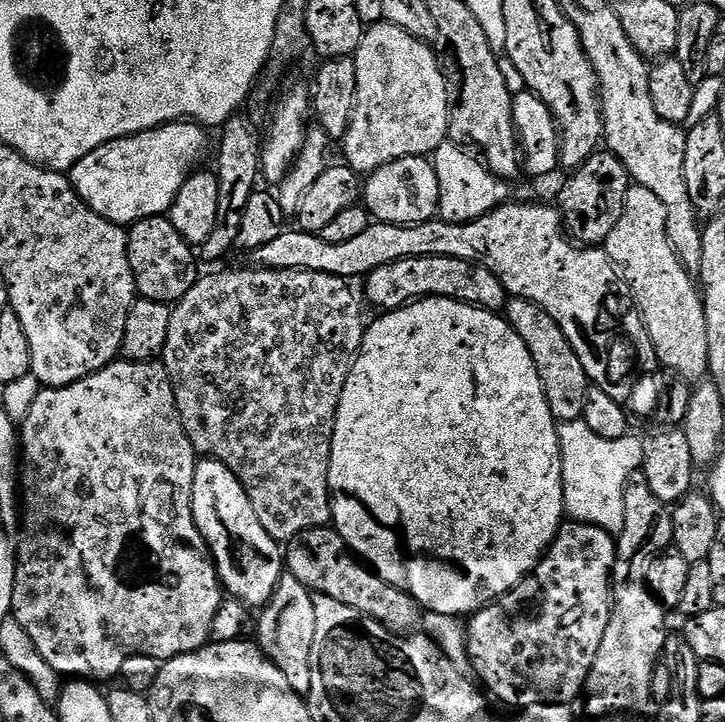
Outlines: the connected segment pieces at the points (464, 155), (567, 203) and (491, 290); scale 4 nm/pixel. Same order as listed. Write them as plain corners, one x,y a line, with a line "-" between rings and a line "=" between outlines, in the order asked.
445,142
439,144
430,157
434,166
434,174
438,174
440,183
438,216
439,219
451,224
465,224
482,218
513,199
513,185
509,181
503,180
501,176
495,176
483,159
477,158
475,155
472,157
471,154
473,155
467,147
=
598,150
569,176
570,180
563,186
556,201
567,233
585,247
607,243
610,231
614,230
622,216
626,194
632,187
632,179
625,164
611,152
=
402,258
386,266
378,266
366,278
368,300
376,310
402,308
413,300
422,300
425,296
441,296
451,300
461,300
463,304
473,304
476,308
485,308
487,312
499,313
507,305
510,293
502,286
486,266
475,264
462,258

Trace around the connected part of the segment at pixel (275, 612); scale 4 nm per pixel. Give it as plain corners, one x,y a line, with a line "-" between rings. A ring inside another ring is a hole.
287,574
281,576
274,594
259,613
256,625
260,649
278,670
282,670
286,682
290,682
290,690
305,698
310,694
310,650
314,650
313,595
302,582
298,582
298,578

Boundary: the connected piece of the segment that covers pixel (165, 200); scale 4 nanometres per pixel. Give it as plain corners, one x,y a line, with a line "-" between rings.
177,122
106,142
98,146
98,150
90,150
86,158
71,168
70,179
74,190
82,202
94,210
94,214
102,214
102,218
121,226
137,224
142,218
163,216
171,209
178,190
199,165
196,163
204,152
204,135
205,129
195,122

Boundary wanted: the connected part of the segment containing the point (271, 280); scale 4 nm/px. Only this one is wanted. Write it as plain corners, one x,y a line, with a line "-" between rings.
285,270
252,271
256,272
232,272
229,276
201,275
197,279
196,285
172,308
170,334
166,334
162,363
172,379
176,409
194,450
201,457
225,464
242,482
250,498
250,506
254,506
254,514
258,514
258,522
262,522
262,530
266,530
266,534
270,534
270,538
277,542
287,542
301,536
306,530
332,524
332,491
328,489
332,435
346,378
364,340
366,319
360,313
360,304
352,293
353,285
341,276
319,276
315,272

